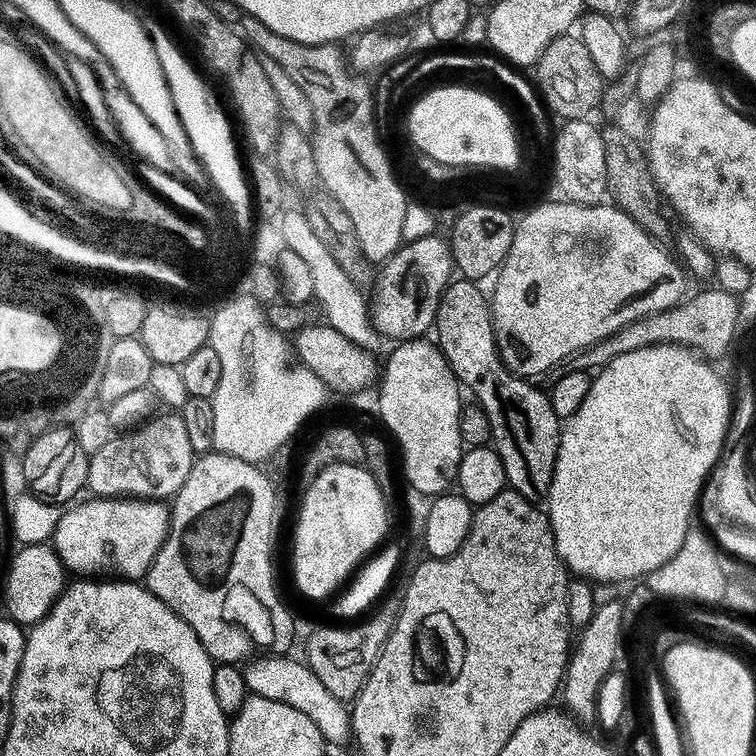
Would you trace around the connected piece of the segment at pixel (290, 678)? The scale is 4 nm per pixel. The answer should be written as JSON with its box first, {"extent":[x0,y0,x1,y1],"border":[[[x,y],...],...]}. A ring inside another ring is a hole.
{"extent":[243,654,351,744],"border":[[[270,654],[243,669],[246,689],[253,695],[282,701],[310,717],[318,726],[327,743],[344,744],[351,739],[351,717],[345,703],[329,691],[309,665],[304,665],[290,658]],[[345,706],[345,708],[344,708]]]}

